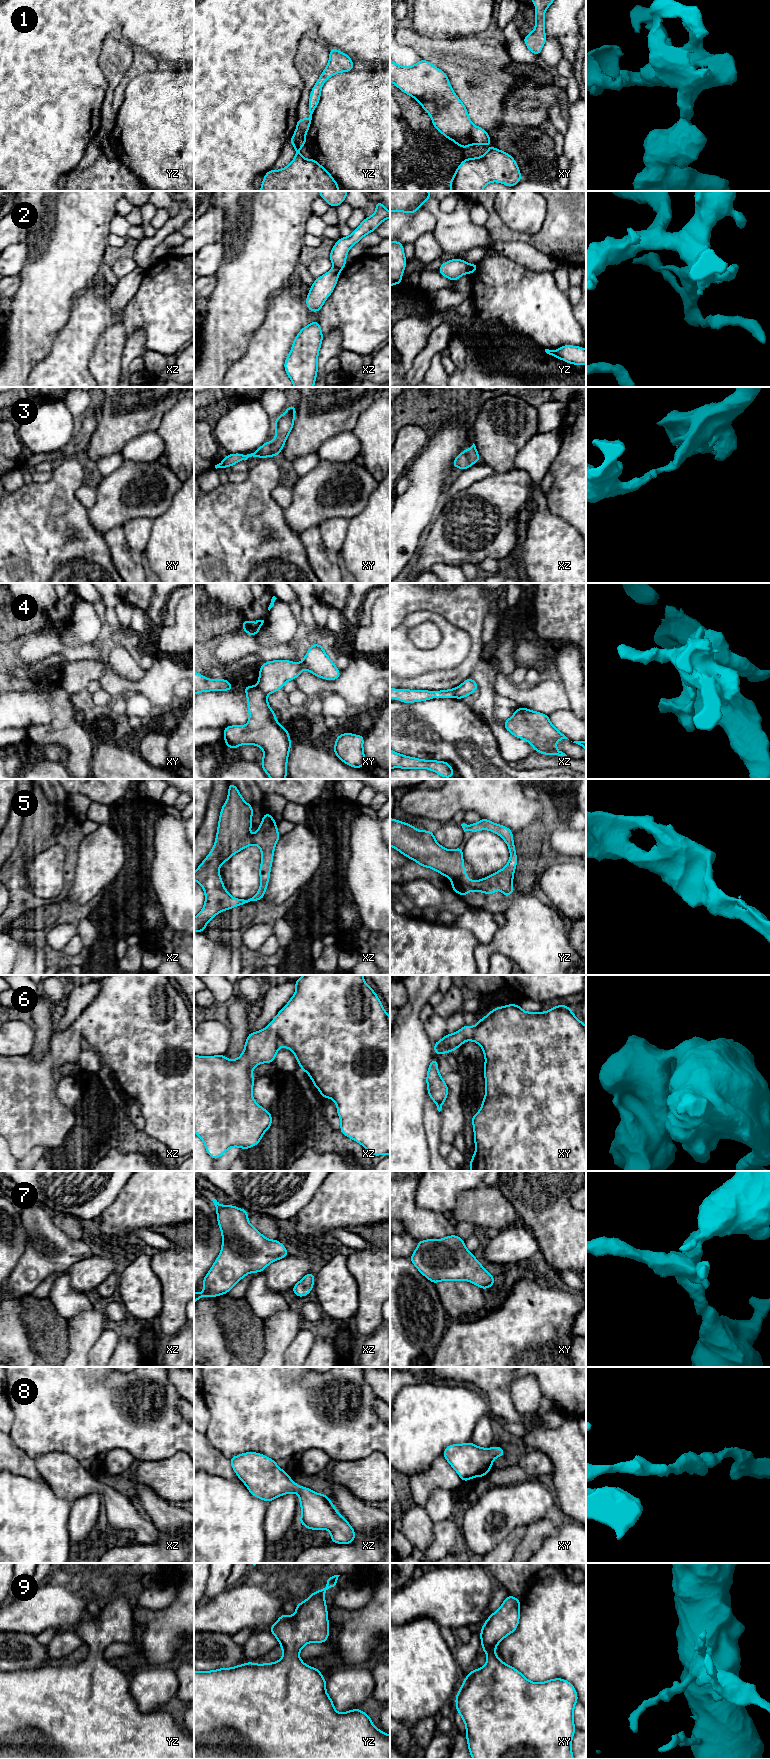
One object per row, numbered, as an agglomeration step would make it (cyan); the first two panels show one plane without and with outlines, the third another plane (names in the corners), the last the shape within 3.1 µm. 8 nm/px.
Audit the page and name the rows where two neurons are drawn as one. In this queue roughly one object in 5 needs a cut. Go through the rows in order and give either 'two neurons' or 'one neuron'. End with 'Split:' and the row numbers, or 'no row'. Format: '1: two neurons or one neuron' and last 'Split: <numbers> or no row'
1: two neurons
2: two neurons
3: one neuron
4: two neurons
5: one neuron
6: one neuron
7: one neuron
8: one neuron
9: one neuron
Split: 1, 2, 4

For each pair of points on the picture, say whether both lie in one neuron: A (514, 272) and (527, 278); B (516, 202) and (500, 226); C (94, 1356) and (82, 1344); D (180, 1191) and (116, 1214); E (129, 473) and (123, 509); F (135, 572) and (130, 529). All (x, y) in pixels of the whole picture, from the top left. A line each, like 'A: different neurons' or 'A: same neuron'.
A: same neuron
B: different neurons
C: different neurons
D: same neuron
E: same neuron
F: different neurons

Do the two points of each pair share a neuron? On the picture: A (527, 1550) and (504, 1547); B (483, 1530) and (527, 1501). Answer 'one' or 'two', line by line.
A: two
B: one

